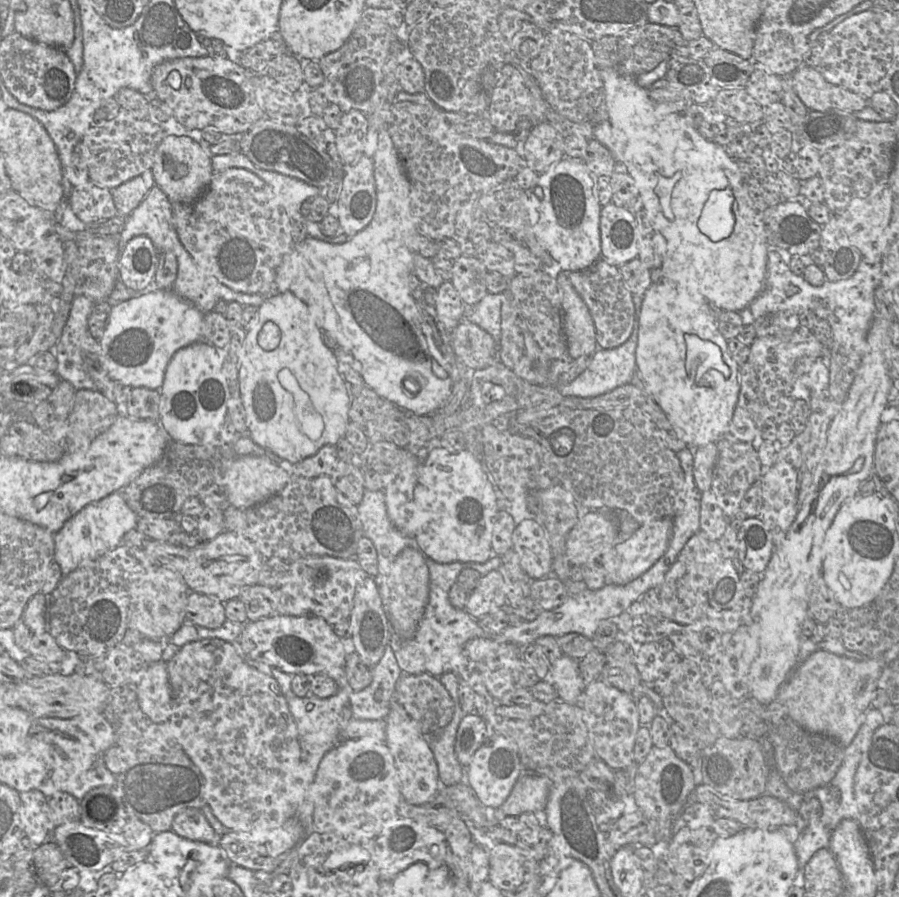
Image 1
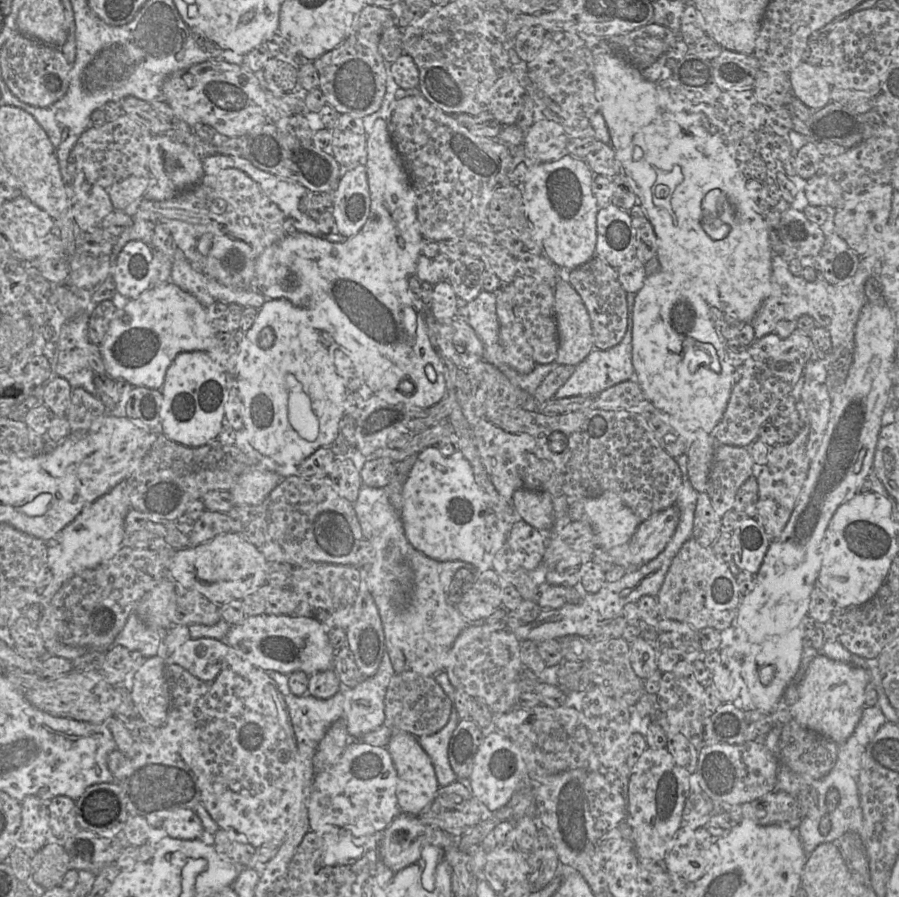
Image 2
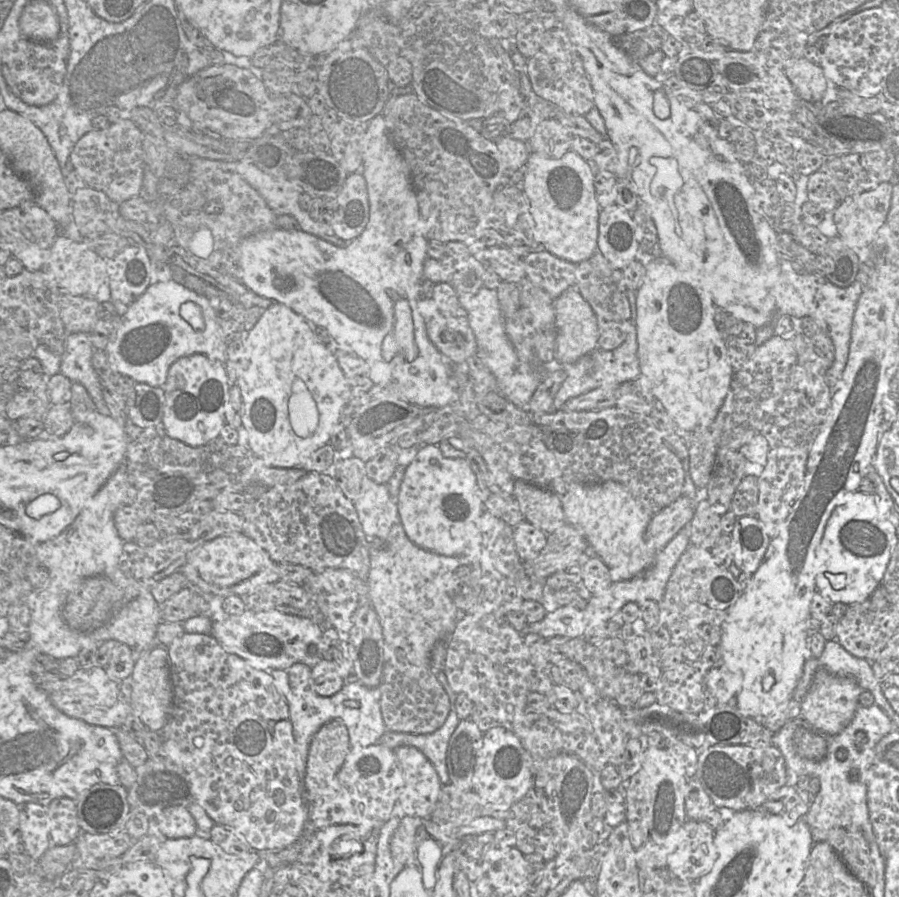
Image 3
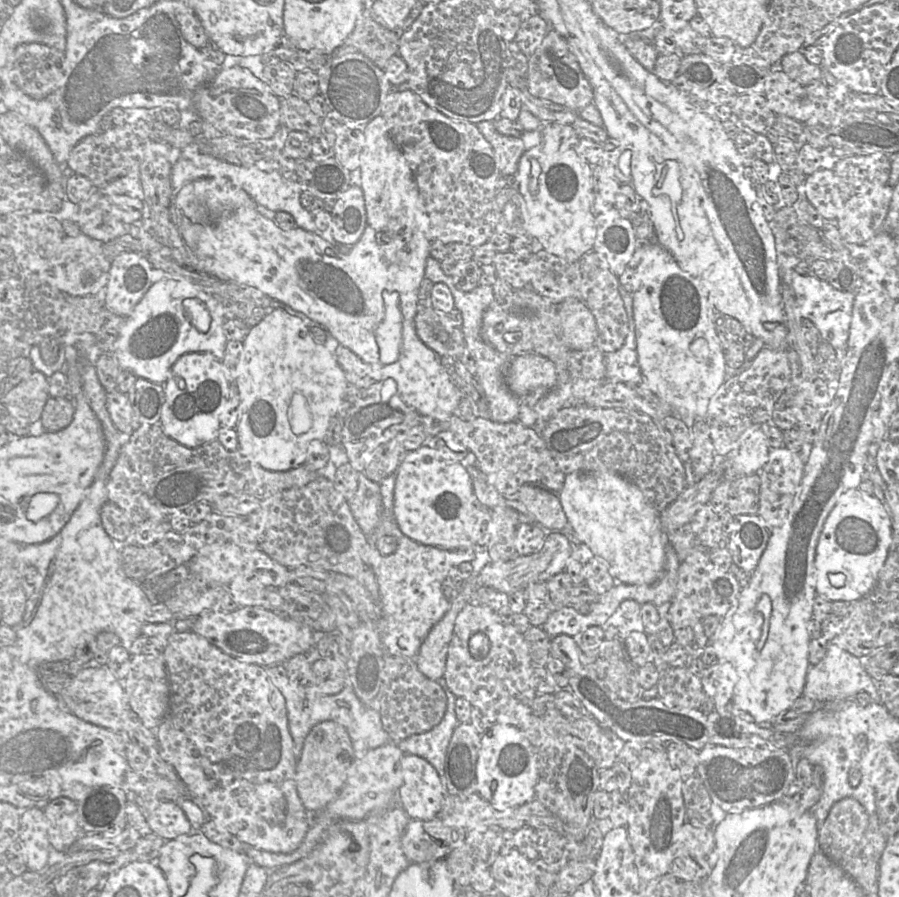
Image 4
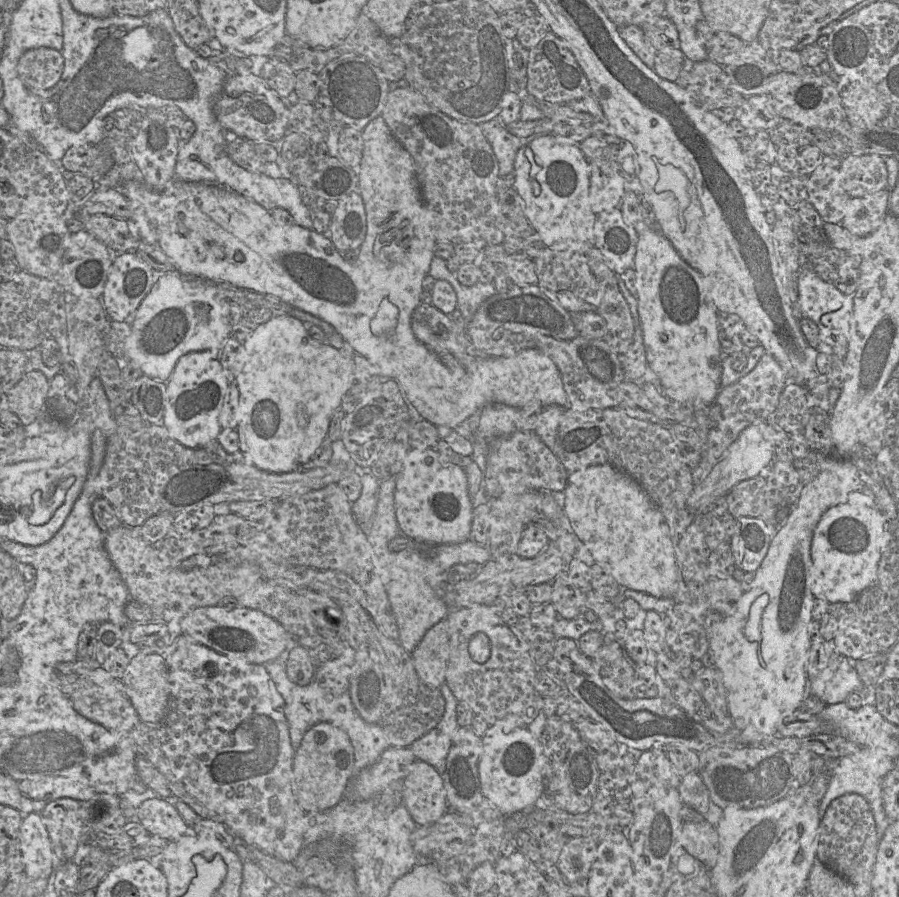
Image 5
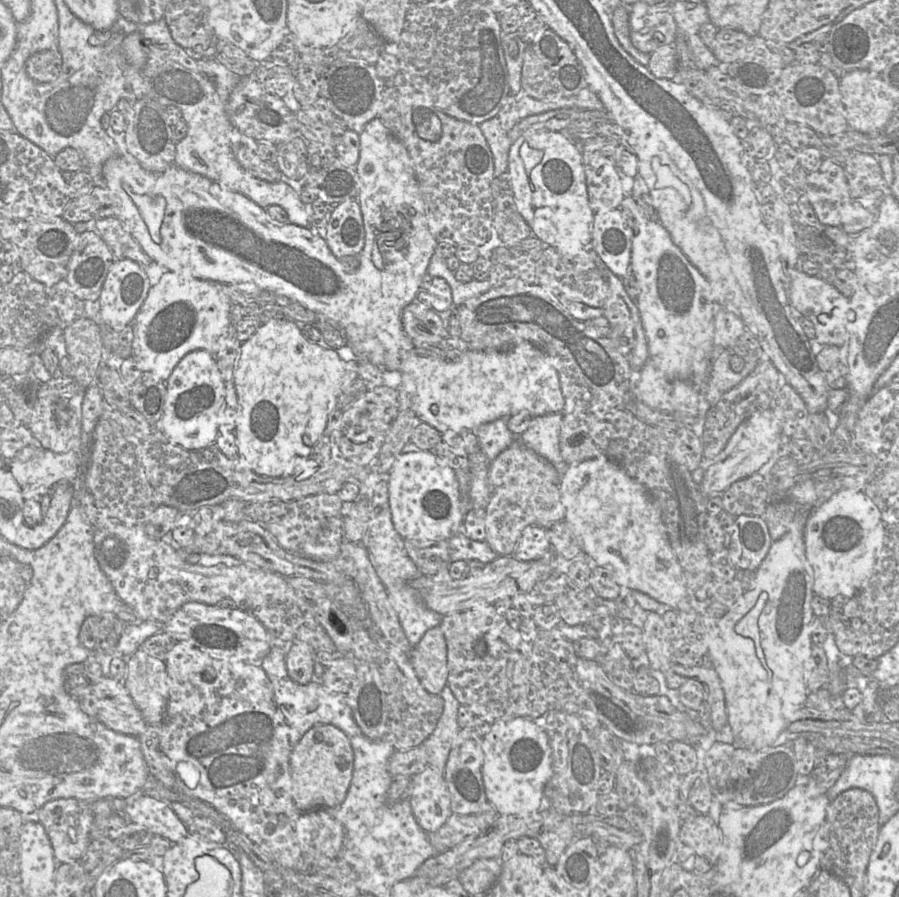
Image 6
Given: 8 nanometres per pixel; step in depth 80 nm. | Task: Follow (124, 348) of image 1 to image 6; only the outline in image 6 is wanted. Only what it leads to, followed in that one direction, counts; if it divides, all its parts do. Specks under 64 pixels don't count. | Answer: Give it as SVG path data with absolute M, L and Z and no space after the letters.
M165 271L157 284L150 287L147 297L134 319L134 339L132 356L142 372L151 372L164 384L181 358L189 351L215 355L219 338L228 330L233 302L226 293L223 283L183 277L171 271Z

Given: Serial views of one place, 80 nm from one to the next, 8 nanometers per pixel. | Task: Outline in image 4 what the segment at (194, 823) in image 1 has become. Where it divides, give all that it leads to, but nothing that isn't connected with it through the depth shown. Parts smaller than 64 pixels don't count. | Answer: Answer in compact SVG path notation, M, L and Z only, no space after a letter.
M161 802L152 811L147 813L146 822L152 833L164 840L171 840L181 835L190 834L193 830L183 810L174 802Z

